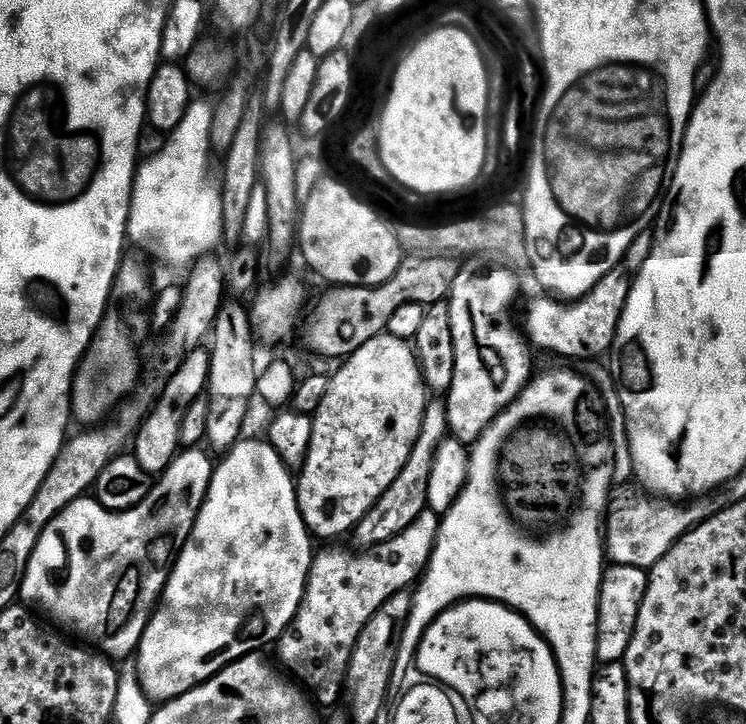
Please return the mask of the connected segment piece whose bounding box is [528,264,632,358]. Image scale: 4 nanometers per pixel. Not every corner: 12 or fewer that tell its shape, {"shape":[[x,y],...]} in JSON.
{"shape":[[622,264],[572,305],[541,296],[534,345],[568,358],[607,355],[629,298]]}

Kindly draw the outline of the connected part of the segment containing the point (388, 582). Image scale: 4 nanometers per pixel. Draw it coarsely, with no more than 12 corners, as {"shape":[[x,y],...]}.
{"shape":[[440,521],[313,555],[281,662],[339,702],[356,639],[423,577]]}

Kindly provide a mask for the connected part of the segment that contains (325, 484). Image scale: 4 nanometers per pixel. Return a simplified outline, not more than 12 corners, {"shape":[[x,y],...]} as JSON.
{"shape":[[370,338],[331,373],[299,469],[309,533],[355,529],[430,403],[413,345]]}

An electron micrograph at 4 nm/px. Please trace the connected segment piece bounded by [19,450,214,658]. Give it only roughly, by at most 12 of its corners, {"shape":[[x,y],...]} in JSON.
{"shape":[[214,462],[48,523],[19,599],[109,658],[139,649]]}

